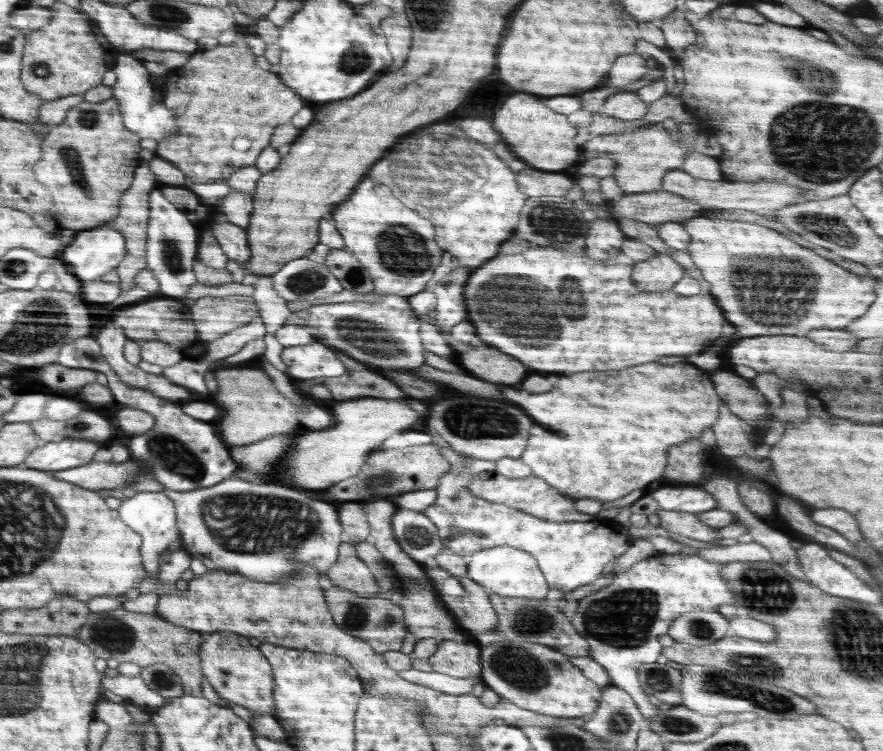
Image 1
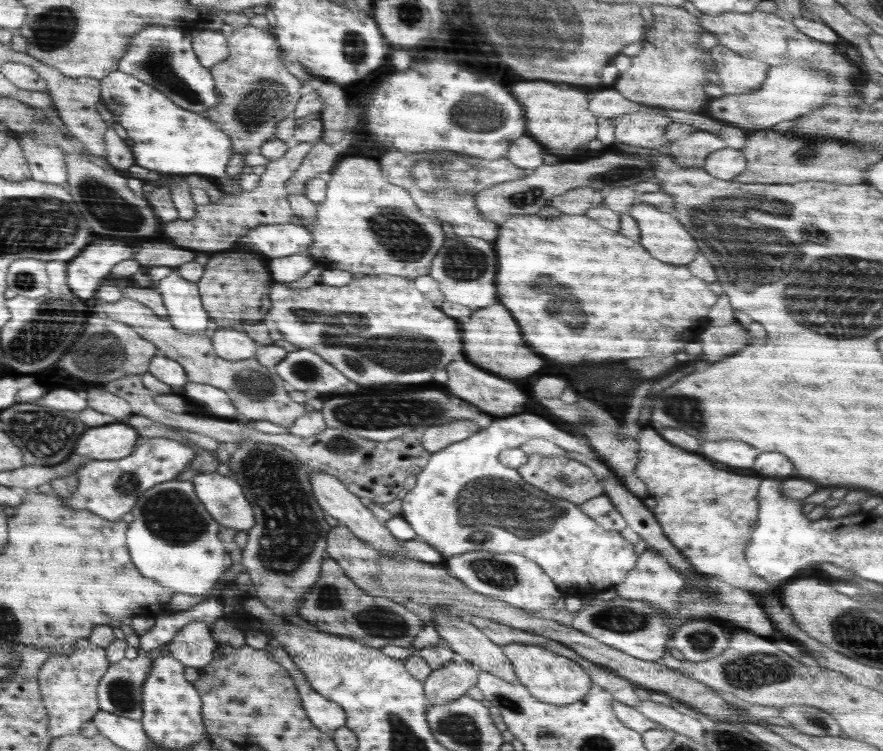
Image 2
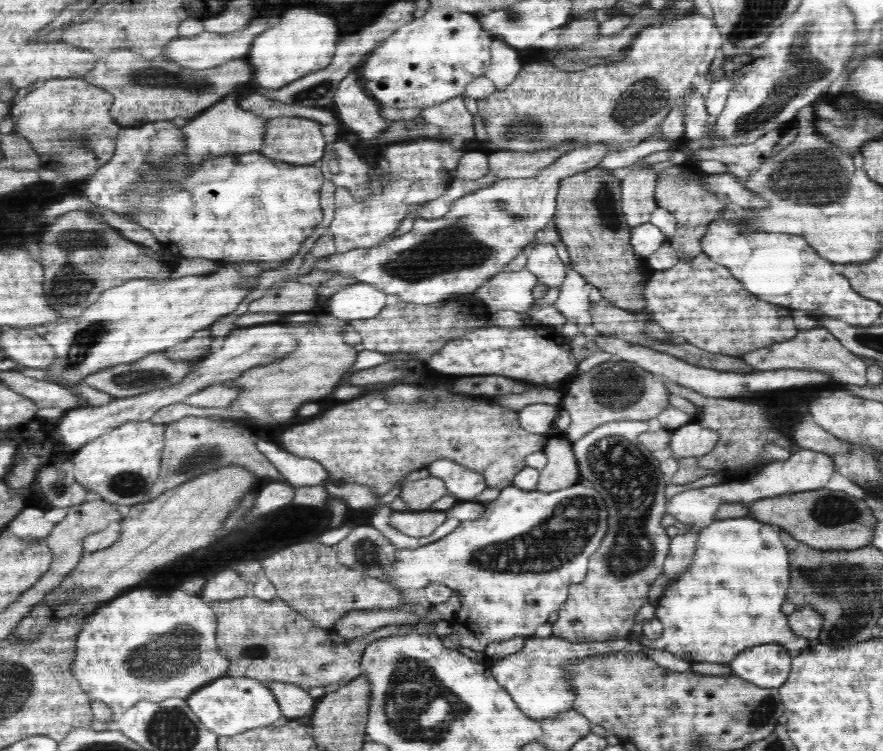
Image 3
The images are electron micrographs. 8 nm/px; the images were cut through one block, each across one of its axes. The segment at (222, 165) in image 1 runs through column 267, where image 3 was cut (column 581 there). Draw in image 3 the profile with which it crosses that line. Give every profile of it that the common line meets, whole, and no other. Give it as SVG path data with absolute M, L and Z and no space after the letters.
M690 12L686 15L678 15L672 20L665 20L659 25L648 25L644 27L631 42L631 45L626 48L625 59L620 61L609 61L605 64L598 64L598 66L592 66L587 68L584 72L564 72L564 70L558 70L552 66L552 62L546 62L546 60L536 60L536 62L525 62L520 69L518 76L503 89L494 91L490 96L483 99L478 99L478 110L483 124L487 132L486 146L482 146L487 151L510 151L512 152L538 152L538 150L546 150L546 148L556 148L560 146L562 142L574 142L574 145L578 147L592 146L592 145L604 145L604 146L617 146L617 148L623 148L630 145L636 145L643 142L649 137L655 136L656 130L659 128L659 124L668 116L669 112L672 112L672 108L676 106L678 100L682 95L685 95L690 86L692 86L692 80L694 76L698 76L698 66L702 64L702 60L706 58L706 40L710 40L710 28L714 28L714 19L708 18L702 14Z

